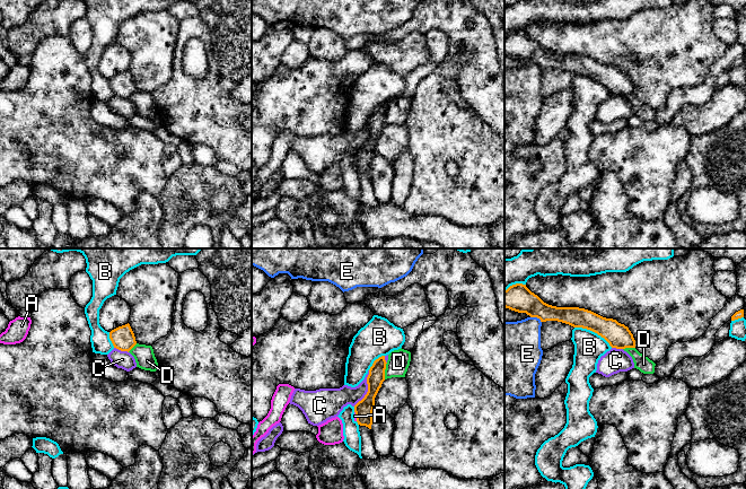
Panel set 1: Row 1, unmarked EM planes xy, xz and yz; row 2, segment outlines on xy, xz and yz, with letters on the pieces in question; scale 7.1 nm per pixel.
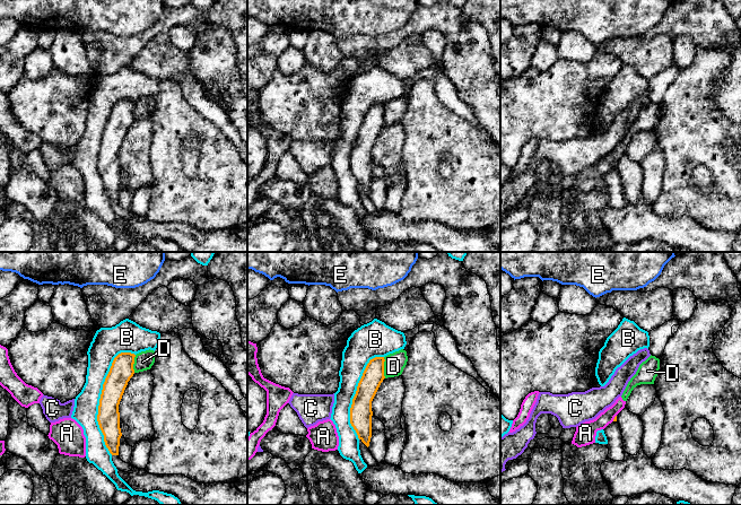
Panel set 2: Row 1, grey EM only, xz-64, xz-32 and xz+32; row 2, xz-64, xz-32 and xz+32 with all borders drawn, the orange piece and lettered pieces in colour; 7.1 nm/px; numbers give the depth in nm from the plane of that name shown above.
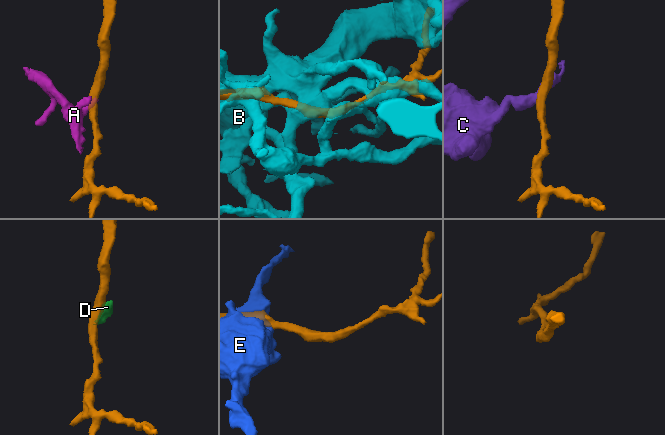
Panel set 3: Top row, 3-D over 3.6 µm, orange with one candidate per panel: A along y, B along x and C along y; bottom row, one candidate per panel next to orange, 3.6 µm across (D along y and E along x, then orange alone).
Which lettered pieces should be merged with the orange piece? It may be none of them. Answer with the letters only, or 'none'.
none

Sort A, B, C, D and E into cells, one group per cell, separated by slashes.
A D / B / C / E

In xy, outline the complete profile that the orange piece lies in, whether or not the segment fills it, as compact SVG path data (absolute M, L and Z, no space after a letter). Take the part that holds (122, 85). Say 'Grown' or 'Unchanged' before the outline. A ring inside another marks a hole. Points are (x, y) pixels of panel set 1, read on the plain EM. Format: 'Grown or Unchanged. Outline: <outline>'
Unchanged. Outline: M129 70L112 77L109 86L114 95L121 98L129 99L137 91L134 80Z

